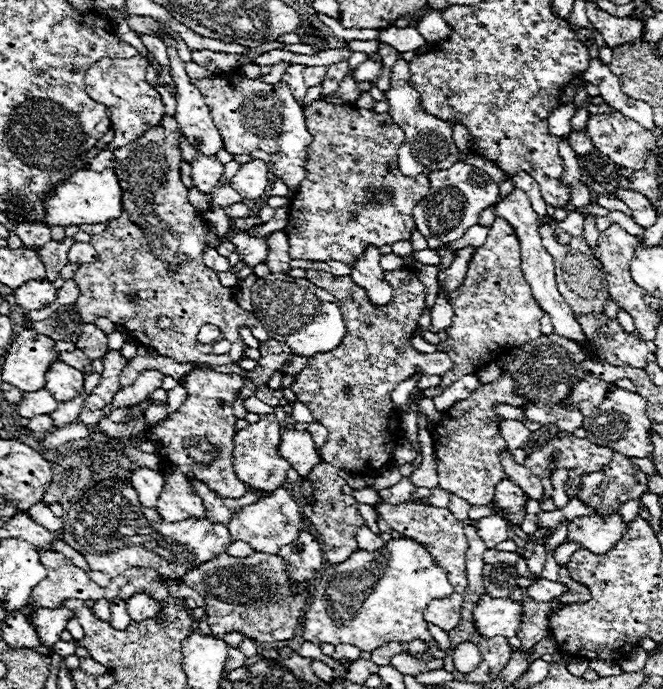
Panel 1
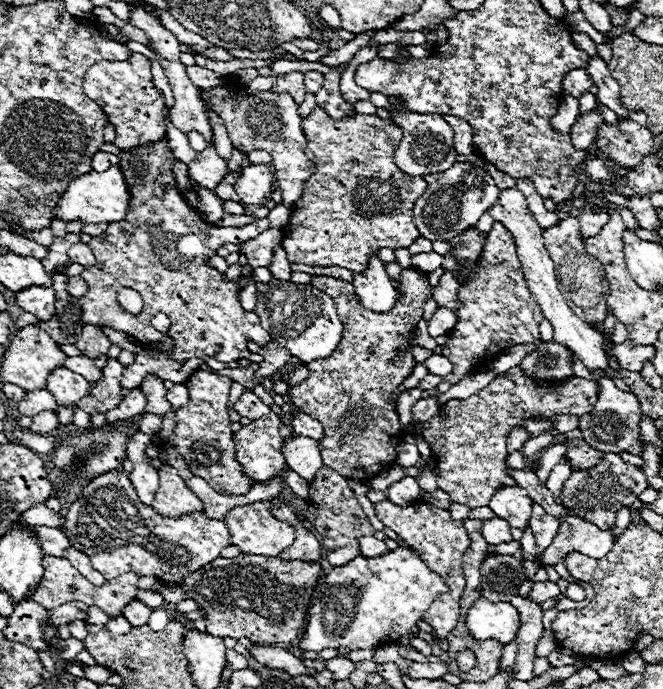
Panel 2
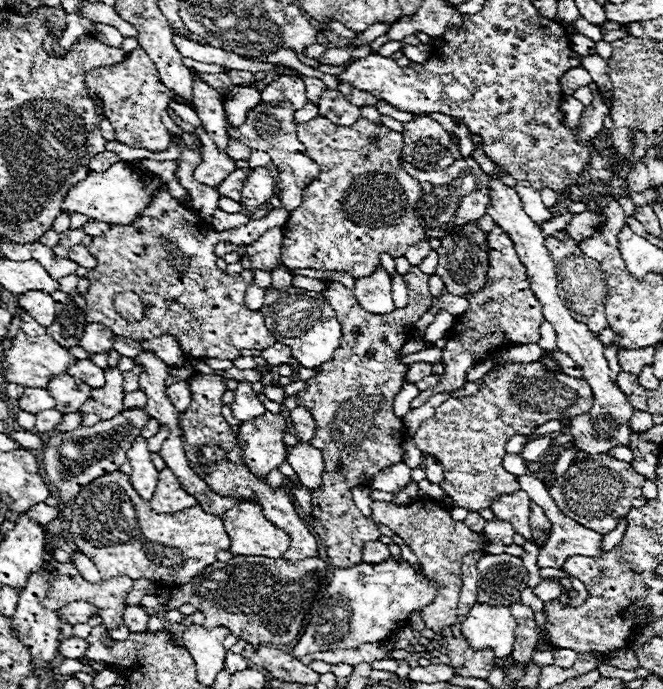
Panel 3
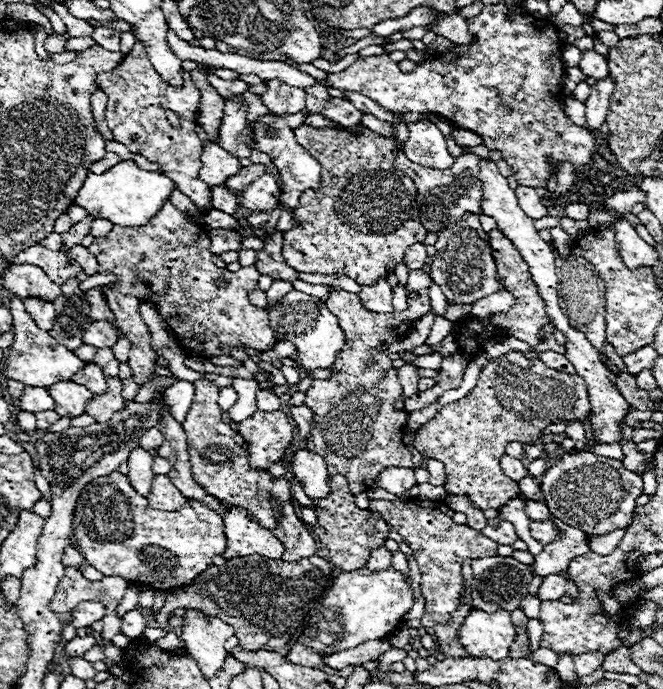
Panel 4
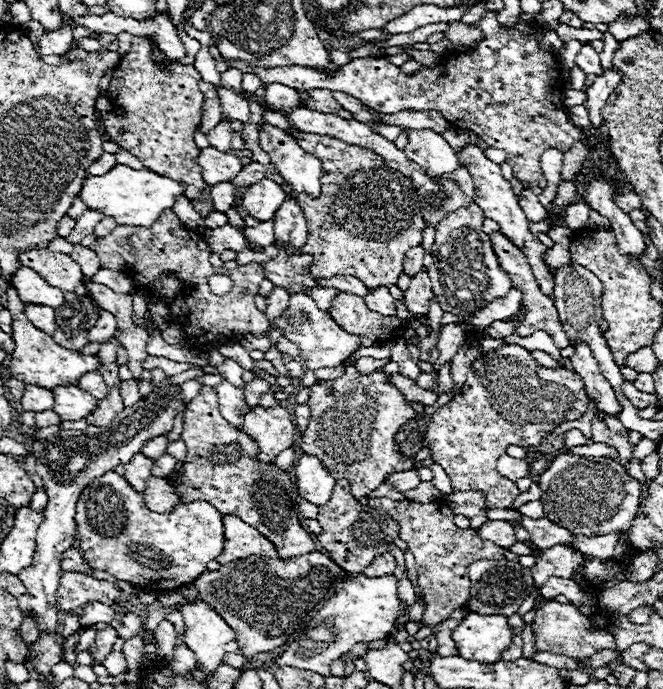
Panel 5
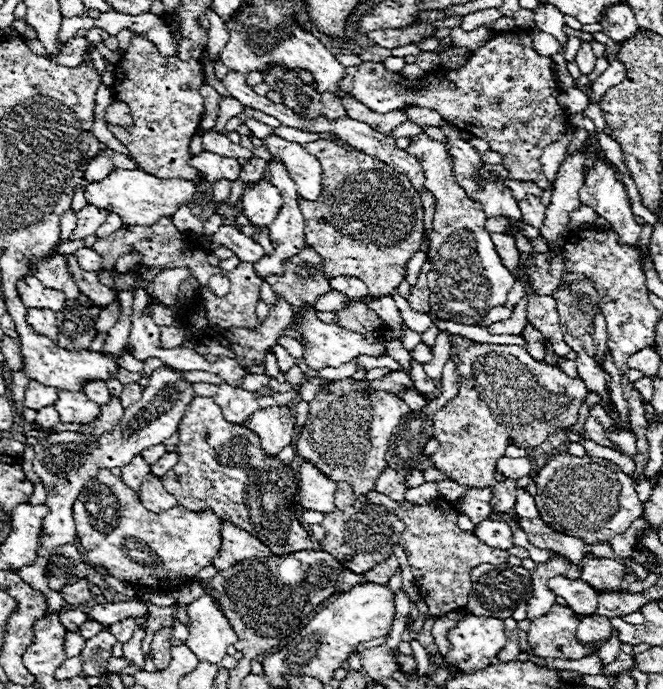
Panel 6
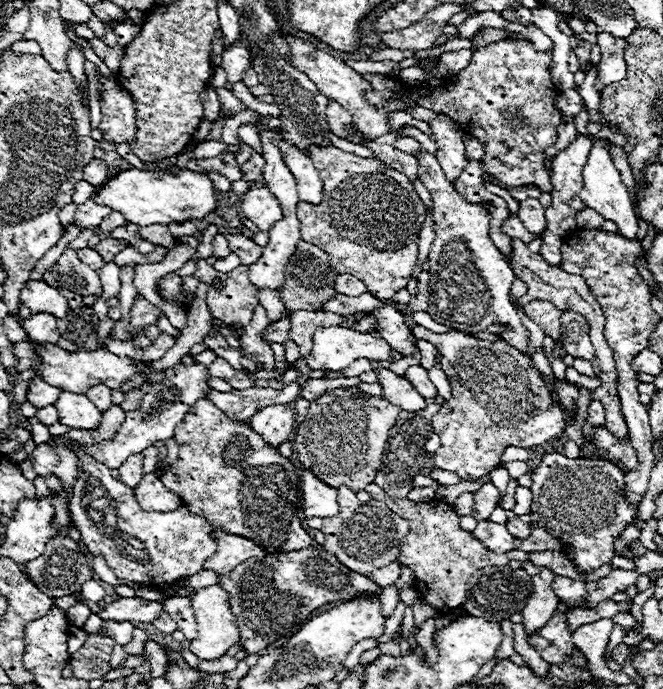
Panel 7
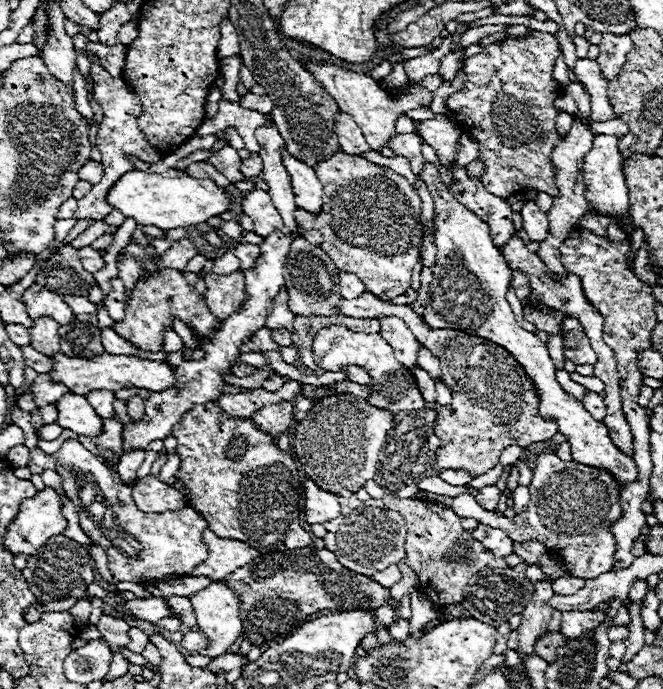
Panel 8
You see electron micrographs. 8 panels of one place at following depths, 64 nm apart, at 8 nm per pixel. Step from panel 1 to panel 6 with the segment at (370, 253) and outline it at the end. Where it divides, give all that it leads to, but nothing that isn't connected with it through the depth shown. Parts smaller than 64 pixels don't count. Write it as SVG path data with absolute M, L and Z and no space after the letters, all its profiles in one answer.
M382 296L382 298L374 298L374 304L370 304L370 308L382 318L382 322L386 324L384 330L384 338L386 340L396 340L402 336L402 318L400 312L392 300L392 296Z

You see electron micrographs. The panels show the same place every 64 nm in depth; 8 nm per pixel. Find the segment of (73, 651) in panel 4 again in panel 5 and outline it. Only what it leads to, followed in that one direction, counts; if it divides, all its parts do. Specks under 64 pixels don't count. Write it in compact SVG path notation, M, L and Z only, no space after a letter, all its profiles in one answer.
M82 626L82 628L80 628L80 644L78 644L78 652L86 650L86 648L90 646L90 642L94 642L96 632L98 632L98 630L96 630L94 626Z

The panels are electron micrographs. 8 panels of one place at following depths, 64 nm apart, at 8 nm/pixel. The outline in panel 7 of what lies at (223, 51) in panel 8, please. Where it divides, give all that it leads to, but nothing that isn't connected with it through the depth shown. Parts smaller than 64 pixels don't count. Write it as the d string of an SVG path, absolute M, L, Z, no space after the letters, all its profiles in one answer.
M218 4L218 16L220 16L220 28L224 32L224 48L234 44L238 40L238 14L230 4Z

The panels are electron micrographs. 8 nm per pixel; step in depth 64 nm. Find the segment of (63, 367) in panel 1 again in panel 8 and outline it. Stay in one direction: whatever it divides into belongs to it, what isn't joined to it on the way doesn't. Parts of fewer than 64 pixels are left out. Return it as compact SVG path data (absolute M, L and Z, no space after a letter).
M66 394L58 402L58 420L56 424L64 430L72 430L80 436L100 436L102 434L102 420L98 420L94 408L86 402L84 396Z

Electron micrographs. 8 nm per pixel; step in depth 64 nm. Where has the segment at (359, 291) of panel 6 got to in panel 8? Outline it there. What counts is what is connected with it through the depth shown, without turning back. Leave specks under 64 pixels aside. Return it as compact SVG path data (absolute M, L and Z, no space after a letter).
M342 272L340 274L340 292L342 292L344 300L356 300L360 294L366 292L366 288L354 274Z

